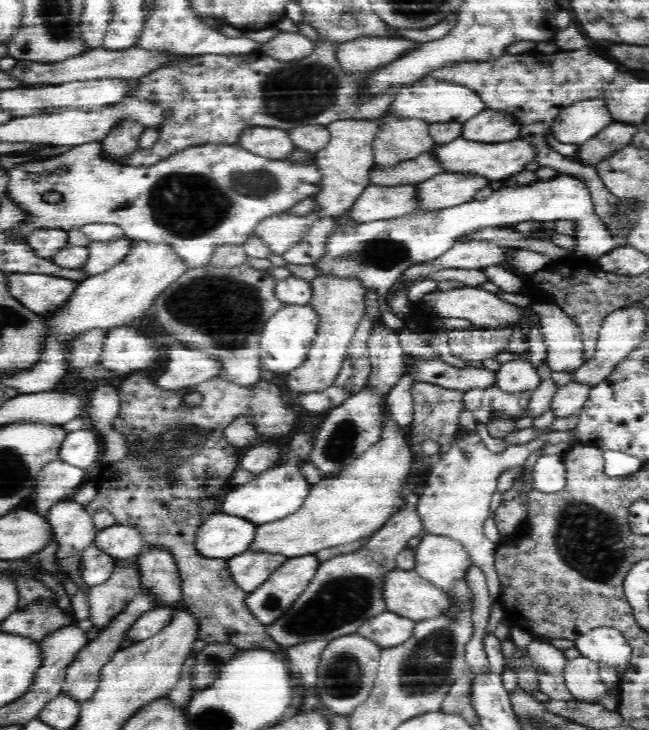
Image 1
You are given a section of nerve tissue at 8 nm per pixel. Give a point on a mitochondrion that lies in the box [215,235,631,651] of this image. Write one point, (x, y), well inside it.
(589, 540)

